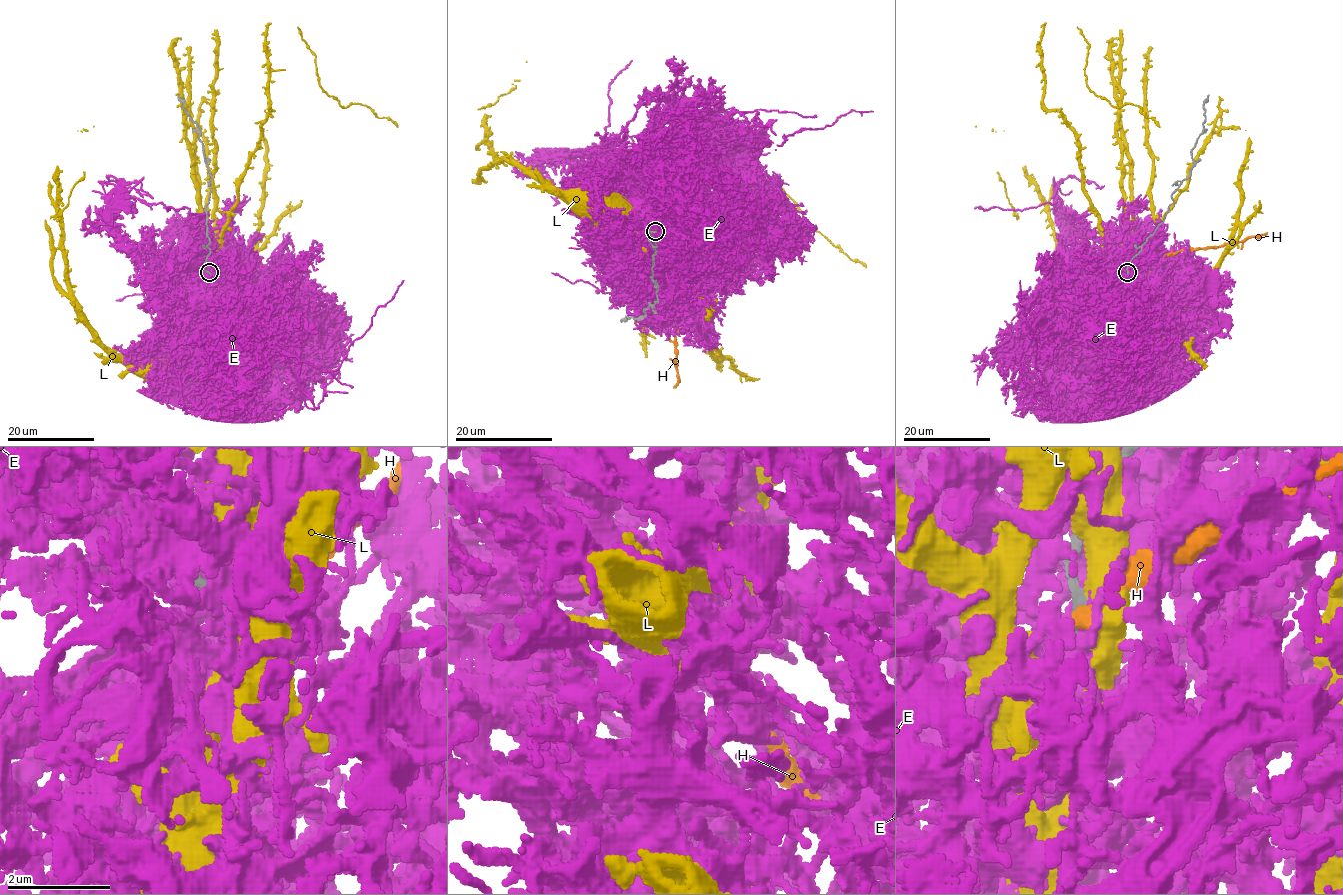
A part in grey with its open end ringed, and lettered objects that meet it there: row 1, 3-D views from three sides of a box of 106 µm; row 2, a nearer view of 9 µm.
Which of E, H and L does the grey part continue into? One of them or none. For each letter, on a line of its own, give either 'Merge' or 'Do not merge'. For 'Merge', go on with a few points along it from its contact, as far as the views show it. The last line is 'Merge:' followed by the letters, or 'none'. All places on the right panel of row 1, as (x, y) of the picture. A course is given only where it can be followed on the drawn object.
E: Do not merge
H: Do not merge
L: Do not merge
Merge: none

